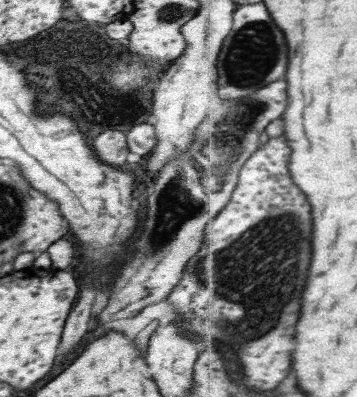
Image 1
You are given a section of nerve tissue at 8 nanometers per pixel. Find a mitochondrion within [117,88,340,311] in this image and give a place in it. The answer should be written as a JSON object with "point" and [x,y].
{"point":[228,139]}

